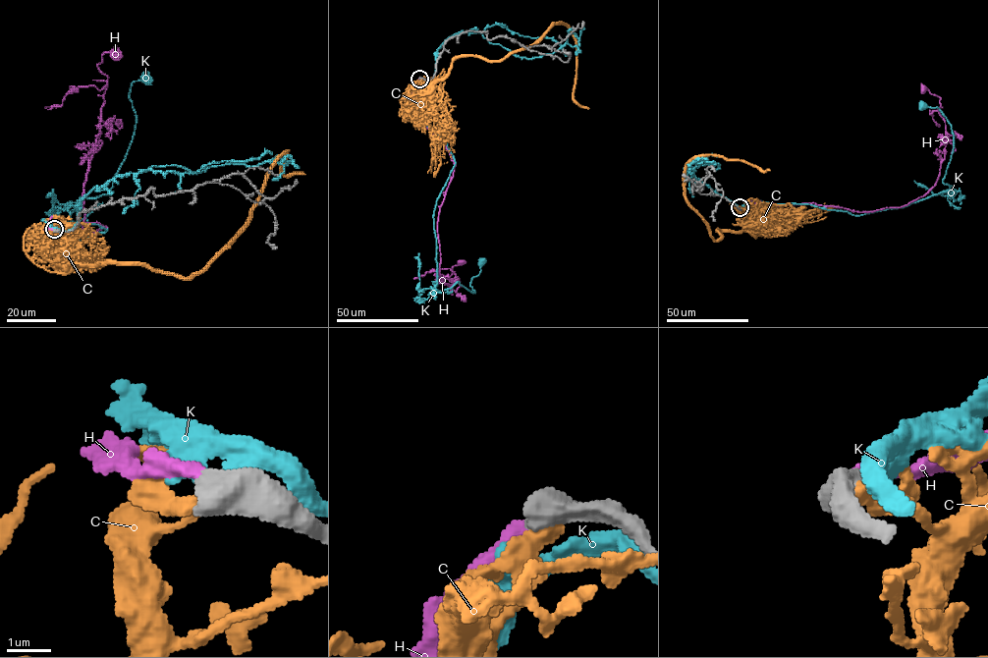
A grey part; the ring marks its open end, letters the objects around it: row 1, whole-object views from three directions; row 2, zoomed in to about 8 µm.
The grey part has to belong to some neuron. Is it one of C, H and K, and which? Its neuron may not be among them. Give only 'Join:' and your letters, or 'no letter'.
Join: H

